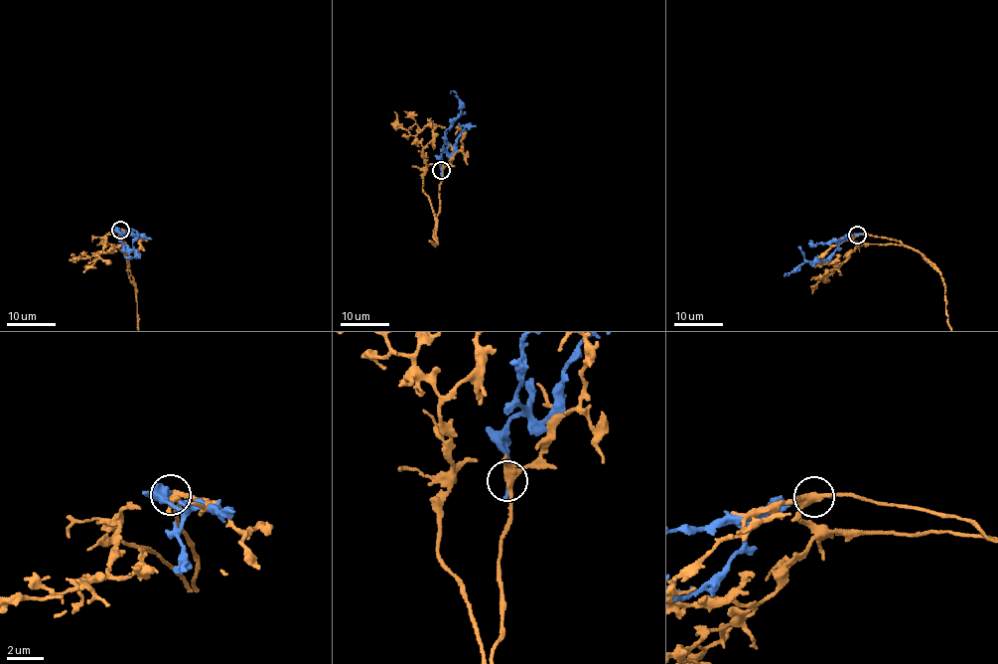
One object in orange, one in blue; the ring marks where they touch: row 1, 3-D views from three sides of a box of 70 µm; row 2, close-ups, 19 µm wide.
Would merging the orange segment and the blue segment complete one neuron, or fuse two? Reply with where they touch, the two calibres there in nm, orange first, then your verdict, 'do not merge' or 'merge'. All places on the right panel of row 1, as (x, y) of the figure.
place (857, 235); calibres 340 and 260 nm; do not merge

